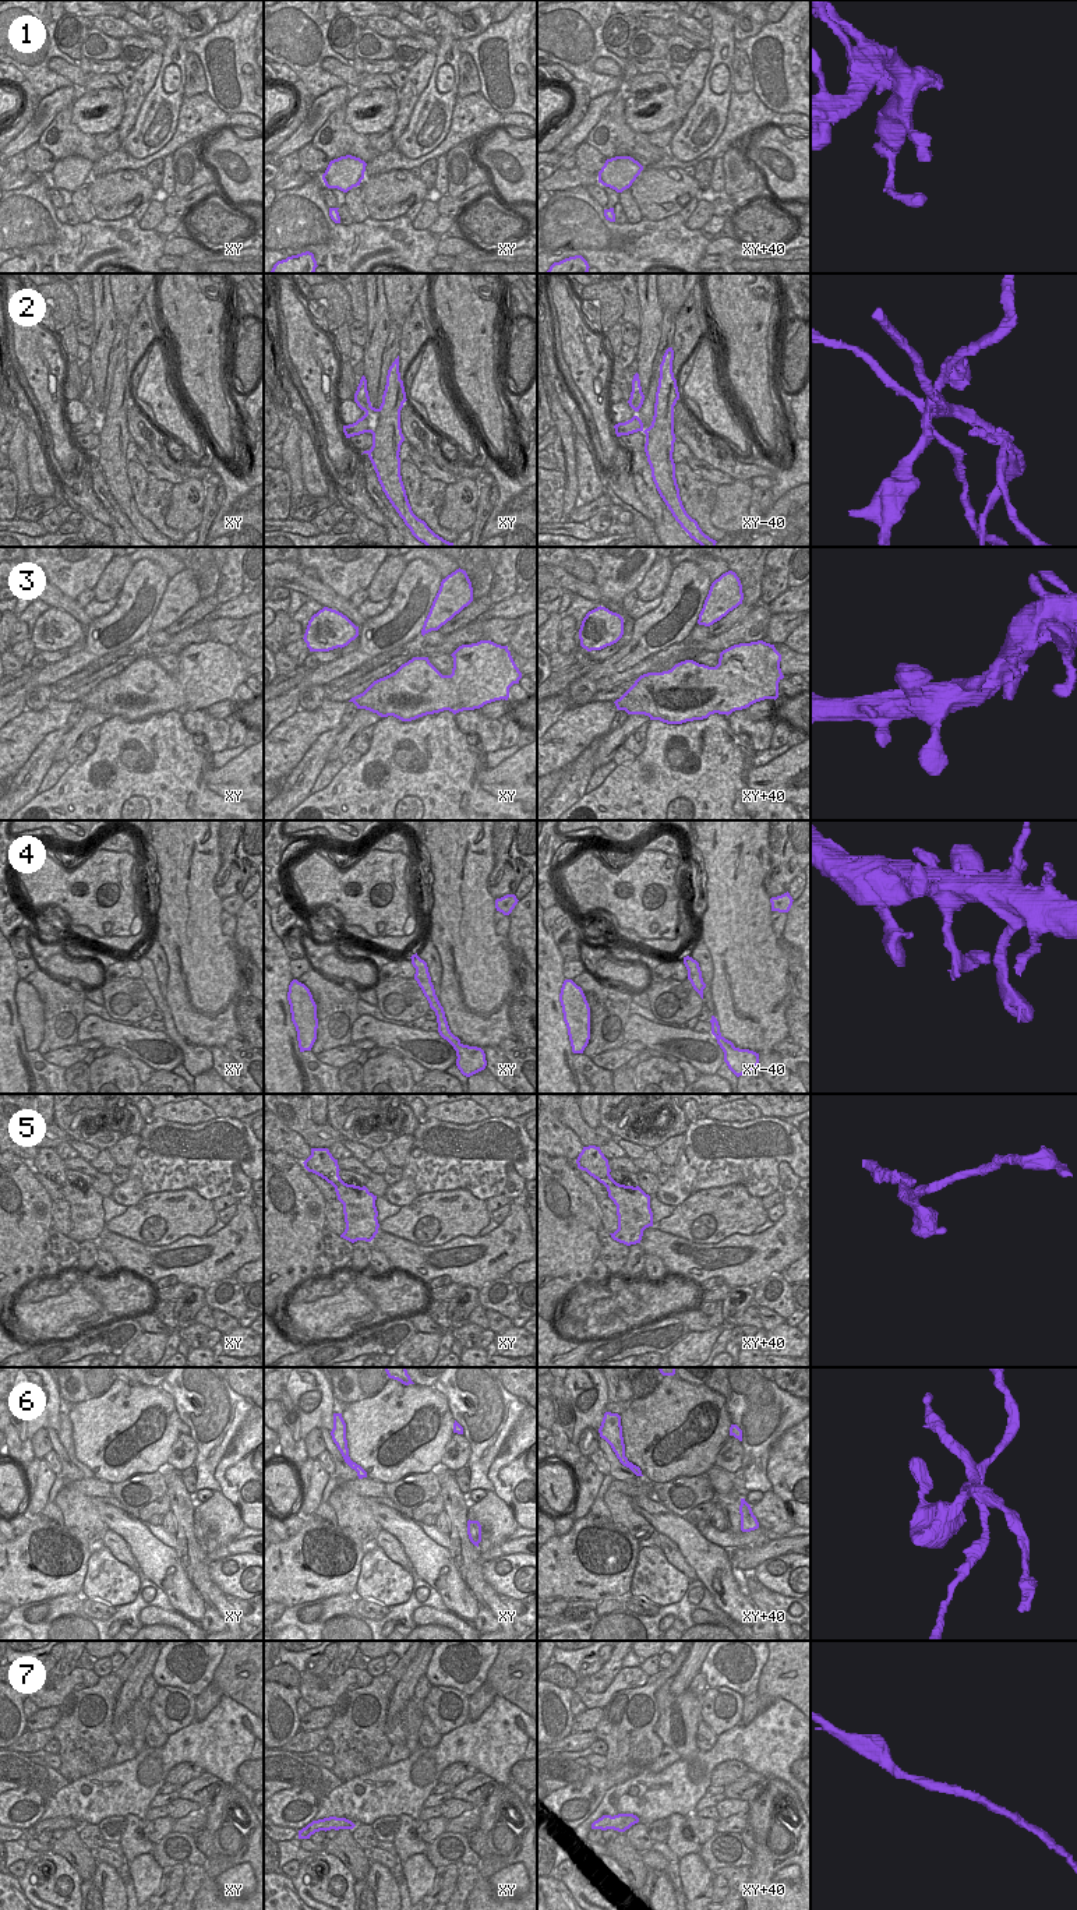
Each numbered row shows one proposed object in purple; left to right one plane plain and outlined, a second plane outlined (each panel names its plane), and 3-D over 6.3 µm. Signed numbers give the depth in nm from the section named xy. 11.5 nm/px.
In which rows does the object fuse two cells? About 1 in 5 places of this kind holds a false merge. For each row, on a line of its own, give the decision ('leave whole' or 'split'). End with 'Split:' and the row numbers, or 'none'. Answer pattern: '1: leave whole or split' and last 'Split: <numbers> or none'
1: leave whole
2: split
3: leave whole
4: leave whole
5: leave whole
6: split
7: leave whole
Split: 2, 6

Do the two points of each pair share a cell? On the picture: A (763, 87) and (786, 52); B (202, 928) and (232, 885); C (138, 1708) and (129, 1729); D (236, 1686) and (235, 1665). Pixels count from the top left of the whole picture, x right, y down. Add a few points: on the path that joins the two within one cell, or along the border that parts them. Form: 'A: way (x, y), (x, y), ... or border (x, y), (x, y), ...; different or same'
A: way (772, 78), (777, 73), (777, 60); same
B: border (221, 865), (214, 879), (214, 892), (221, 900); different
C: way (138, 1713), (133, 1723); same
D: way (236, 1680), (236, 1670); same

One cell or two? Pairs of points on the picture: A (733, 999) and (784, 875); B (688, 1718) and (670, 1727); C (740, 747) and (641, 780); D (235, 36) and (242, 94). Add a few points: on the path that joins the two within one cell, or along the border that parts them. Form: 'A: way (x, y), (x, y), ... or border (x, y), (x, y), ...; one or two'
A: border (770, 864), (763, 881), (769, 897); two
B: way (682, 1715), (675, 1722); one
C: way (714, 762), (705, 765), (689, 780), (666, 780); one
D: way (235, 50), (235, 80); one

